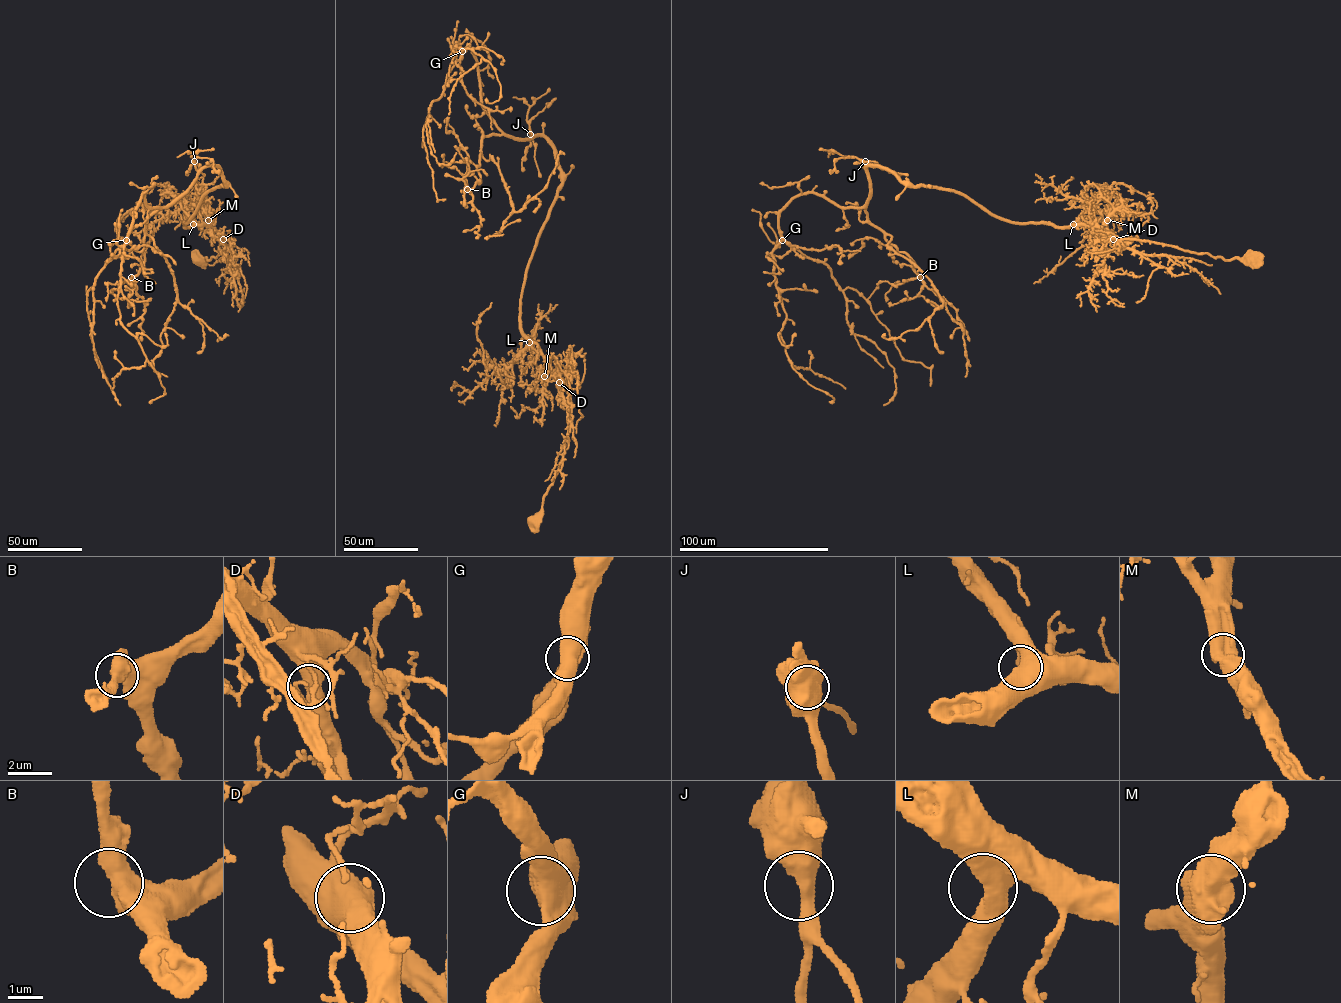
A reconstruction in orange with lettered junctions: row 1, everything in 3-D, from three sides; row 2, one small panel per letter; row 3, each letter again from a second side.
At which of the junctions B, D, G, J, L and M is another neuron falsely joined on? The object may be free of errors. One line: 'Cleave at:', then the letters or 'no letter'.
Cleave at: no letter

